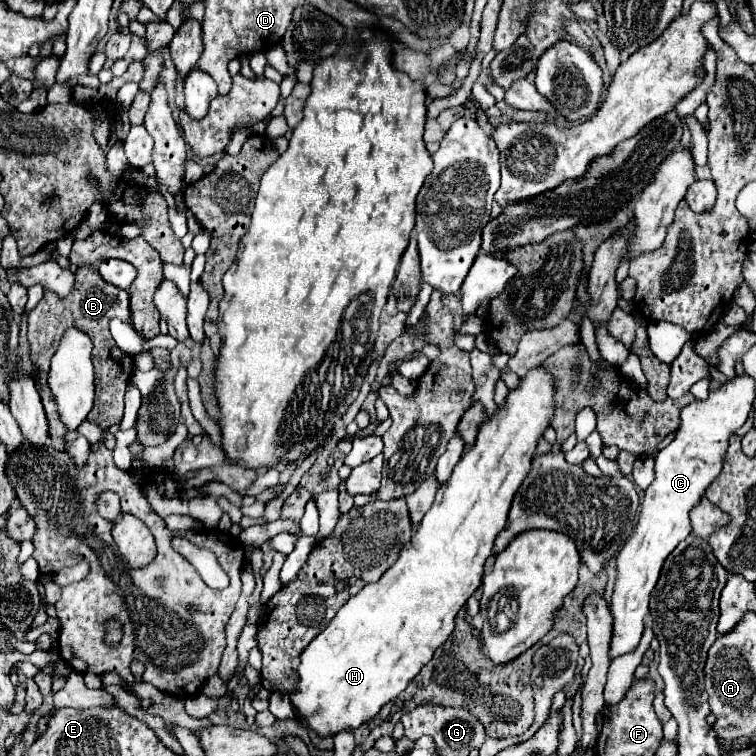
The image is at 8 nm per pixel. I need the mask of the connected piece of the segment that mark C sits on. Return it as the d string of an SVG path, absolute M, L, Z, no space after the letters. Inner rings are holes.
M743 373L709 391L707 399L697 399L681 409L681 421L675 439L659 451L655 459L655 481L645 489L639 521L627 539L617 561L617 581L611 601L613 641L611 657L633 651L643 635L643 619L649 611L649 597L659 579L667 555L691 533L689 511L703 499L707 487L723 469L729 437L747 421L755 399L755 381Z

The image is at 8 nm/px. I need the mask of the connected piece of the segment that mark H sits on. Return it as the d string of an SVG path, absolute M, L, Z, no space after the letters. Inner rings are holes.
M533 367L519 385L509 391L505 403L481 427L475 445L463 453L455 465L451 479L435 497L431 509L425 513L417 533L401 549L399 559L383 573L377 583L365 585L353 595L345 607L337 611L327 629L319 633L301 655L299 689L291 693L291 703L299 709L301 719L319 735L335 735L343 729L355 729L381 711L381 707L397 697L407 683L427 665L437 647L441 647L453 633L455 617L467 599L481 585L485 563L493 555L493 543L507 523L509 507L517 487L531 471L537 451L537 441L551 425L555 415L555 379L543 367Z

